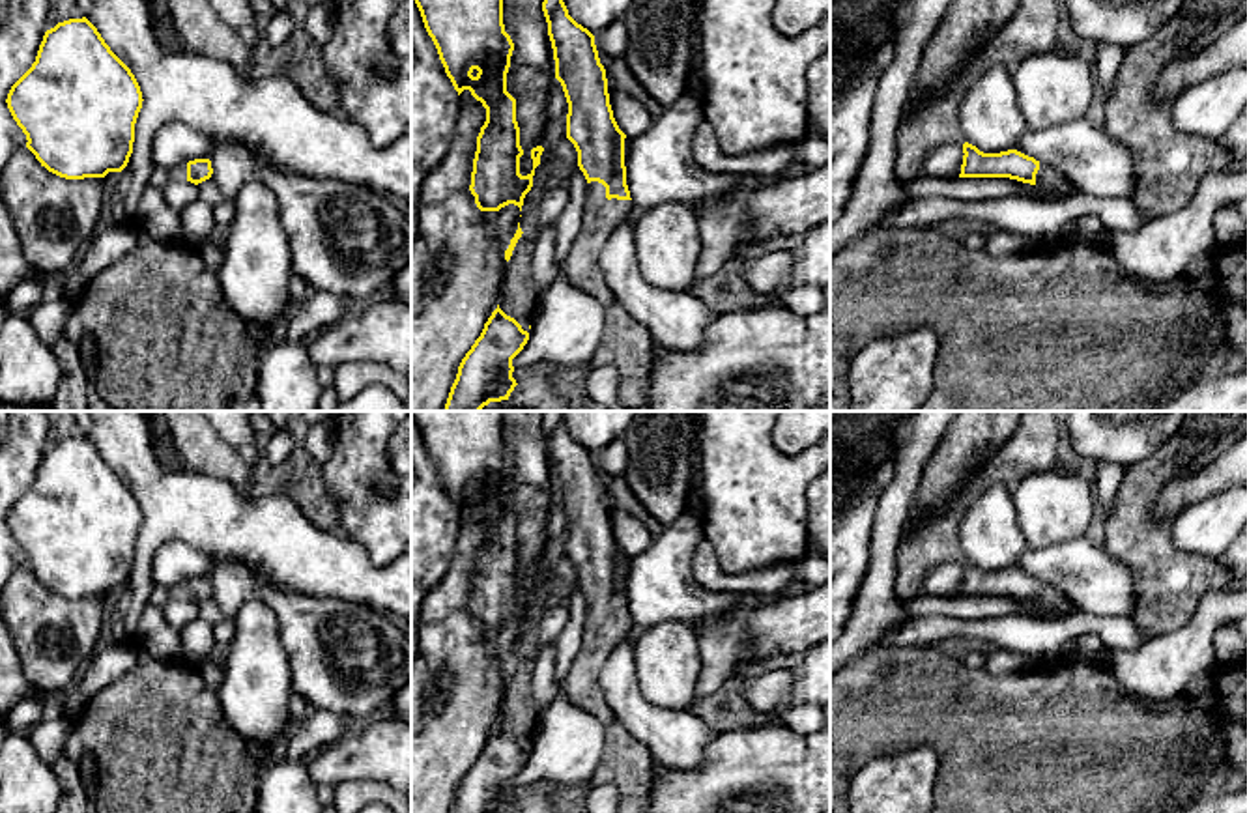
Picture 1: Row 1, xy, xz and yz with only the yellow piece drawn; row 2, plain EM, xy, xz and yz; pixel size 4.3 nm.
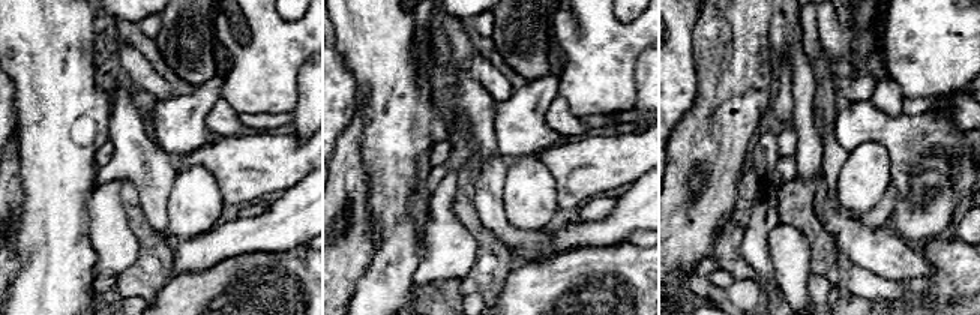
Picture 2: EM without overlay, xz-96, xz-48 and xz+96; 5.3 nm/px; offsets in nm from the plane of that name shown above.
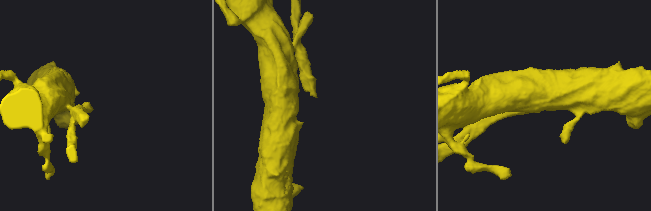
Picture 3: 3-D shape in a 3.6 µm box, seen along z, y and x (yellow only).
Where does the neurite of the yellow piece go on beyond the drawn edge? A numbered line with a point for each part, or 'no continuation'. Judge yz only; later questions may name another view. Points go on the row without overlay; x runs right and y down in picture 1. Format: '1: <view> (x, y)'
1: yz (1047, 595)

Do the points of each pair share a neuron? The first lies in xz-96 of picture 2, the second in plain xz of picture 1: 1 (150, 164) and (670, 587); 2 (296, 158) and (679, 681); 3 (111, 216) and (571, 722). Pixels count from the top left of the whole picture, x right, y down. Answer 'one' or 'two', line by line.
1: two
2: two
3: one

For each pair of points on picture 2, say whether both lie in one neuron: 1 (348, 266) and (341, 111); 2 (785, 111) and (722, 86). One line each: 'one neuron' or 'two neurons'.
1: two neurons
2: two neurons

